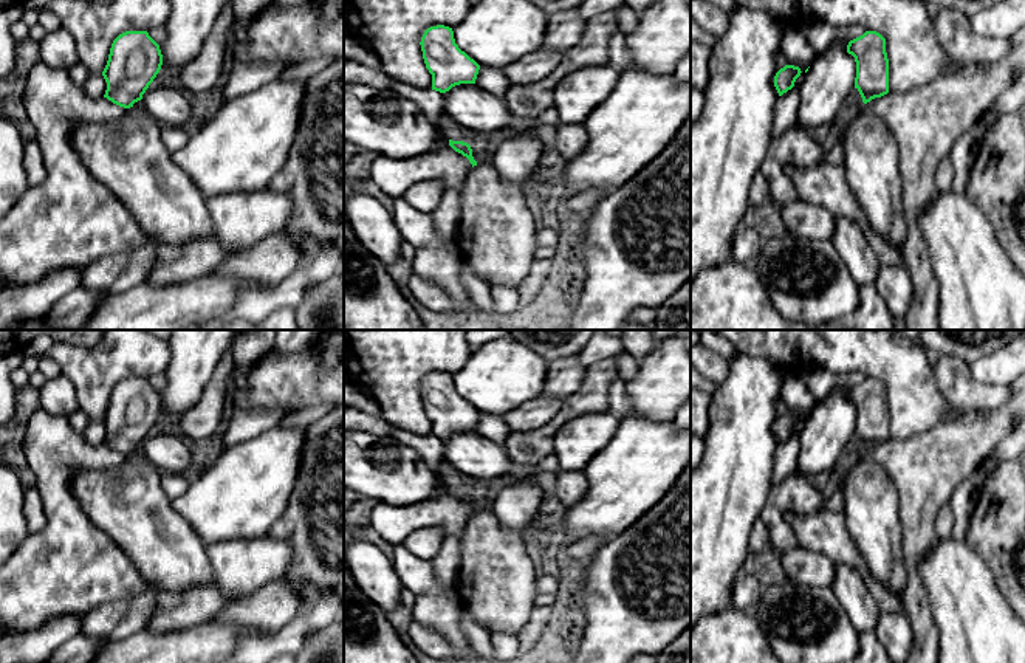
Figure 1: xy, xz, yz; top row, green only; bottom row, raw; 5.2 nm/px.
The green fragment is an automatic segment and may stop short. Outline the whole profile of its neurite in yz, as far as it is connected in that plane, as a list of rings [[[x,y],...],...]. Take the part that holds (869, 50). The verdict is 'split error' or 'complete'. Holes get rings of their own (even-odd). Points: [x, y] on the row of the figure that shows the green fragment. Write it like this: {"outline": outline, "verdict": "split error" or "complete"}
{"outline": [[[866,31],[847,45],[847,53],[855,57],[856,77],[855,88],[862,102],[889,93],[889,59],[886,53],[886,39],[876,31]]], "verdict": "complete"}

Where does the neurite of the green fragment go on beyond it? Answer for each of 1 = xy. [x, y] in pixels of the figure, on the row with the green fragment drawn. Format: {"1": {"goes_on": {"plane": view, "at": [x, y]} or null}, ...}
{"1": {"goes_on": null}}

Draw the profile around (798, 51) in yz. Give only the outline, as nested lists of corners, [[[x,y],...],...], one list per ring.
[[[796,26],[787,28],[780,42],[780,51],[787,59],[787,65],[799,67],[802,73],[796,79],[794,87],[776,101],[773,110],[771,143],[787,129],[796,125],[800,82],[805,76],[805,70],[818,56],[805,34]]]

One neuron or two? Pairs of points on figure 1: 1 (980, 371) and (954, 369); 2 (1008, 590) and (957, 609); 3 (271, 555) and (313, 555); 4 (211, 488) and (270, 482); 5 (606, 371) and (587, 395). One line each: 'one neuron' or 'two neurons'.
1: two neurons
2: two neurons
3: two neurons
4: one neuron
5: one neuron

